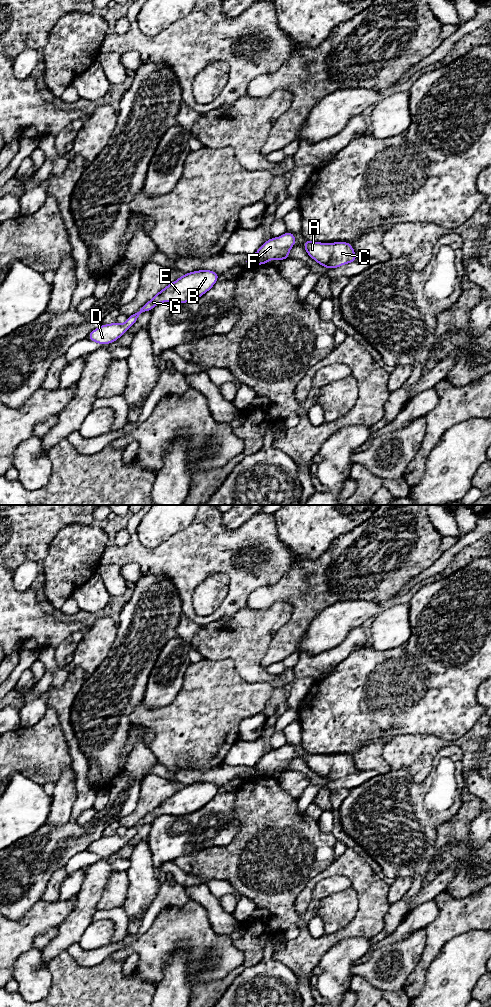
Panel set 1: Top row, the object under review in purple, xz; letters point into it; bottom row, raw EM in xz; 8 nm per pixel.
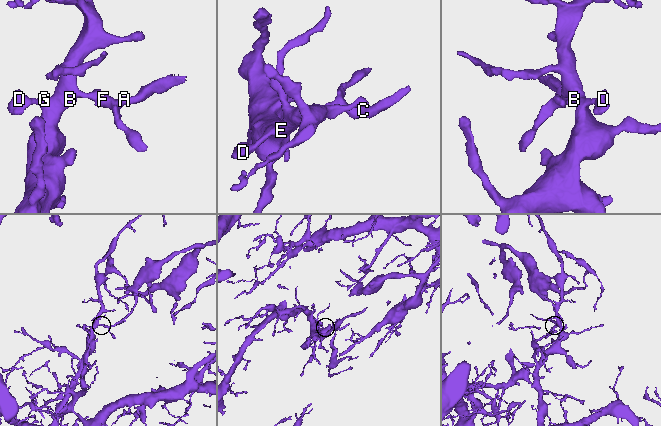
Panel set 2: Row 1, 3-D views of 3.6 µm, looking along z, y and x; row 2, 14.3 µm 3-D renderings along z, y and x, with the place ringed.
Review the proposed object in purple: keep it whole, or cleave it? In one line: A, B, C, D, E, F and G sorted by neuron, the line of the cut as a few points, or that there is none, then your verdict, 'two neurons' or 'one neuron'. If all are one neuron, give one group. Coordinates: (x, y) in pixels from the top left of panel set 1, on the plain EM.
groups A C F / B D E G; cut xz (255, 766), (264, 775); two neurons

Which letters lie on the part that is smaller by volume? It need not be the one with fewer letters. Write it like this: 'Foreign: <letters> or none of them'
Foreign: A, C, F

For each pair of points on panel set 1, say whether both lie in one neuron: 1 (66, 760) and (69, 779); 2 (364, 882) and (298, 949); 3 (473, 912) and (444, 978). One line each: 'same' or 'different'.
1: different
2: same
3: different

